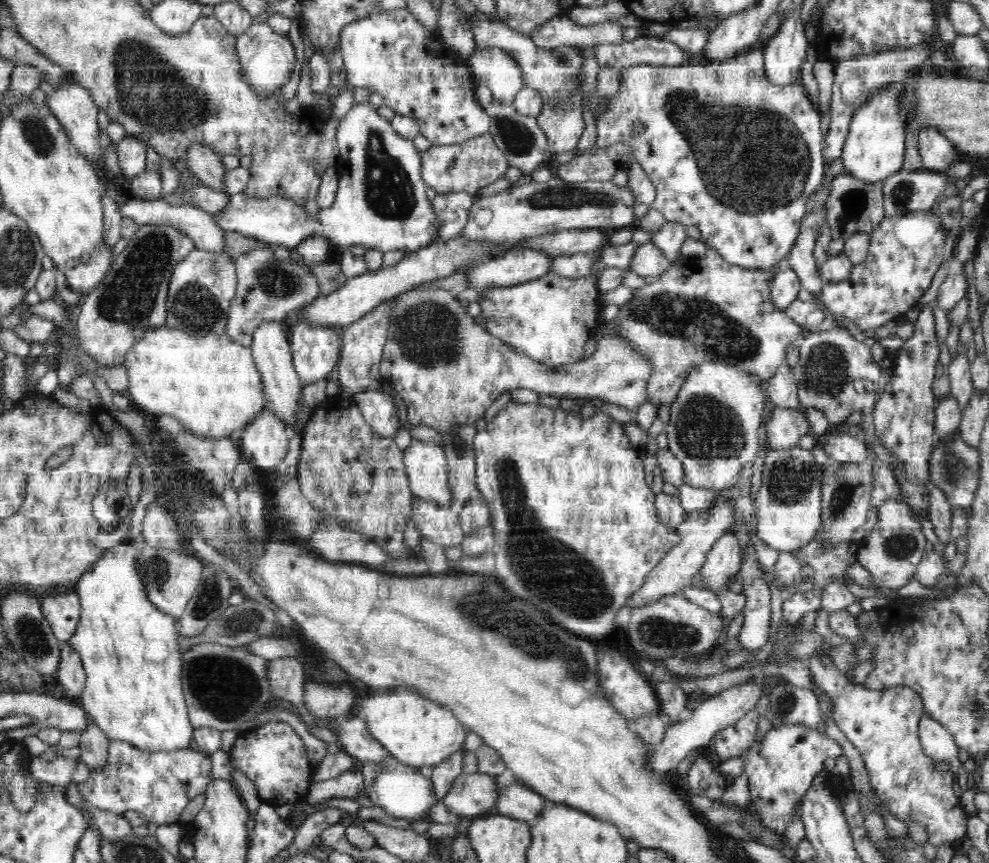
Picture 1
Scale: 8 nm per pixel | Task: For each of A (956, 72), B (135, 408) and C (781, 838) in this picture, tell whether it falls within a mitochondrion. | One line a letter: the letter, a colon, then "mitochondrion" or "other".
A: other
B: other
C: other

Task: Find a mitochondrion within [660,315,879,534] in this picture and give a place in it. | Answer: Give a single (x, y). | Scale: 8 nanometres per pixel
(706, 429)

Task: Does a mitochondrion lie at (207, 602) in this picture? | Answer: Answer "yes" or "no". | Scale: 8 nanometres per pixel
yes

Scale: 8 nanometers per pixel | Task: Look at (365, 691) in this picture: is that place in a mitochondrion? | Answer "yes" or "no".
no

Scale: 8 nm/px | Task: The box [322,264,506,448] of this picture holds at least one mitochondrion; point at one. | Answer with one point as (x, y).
(428, 333)

